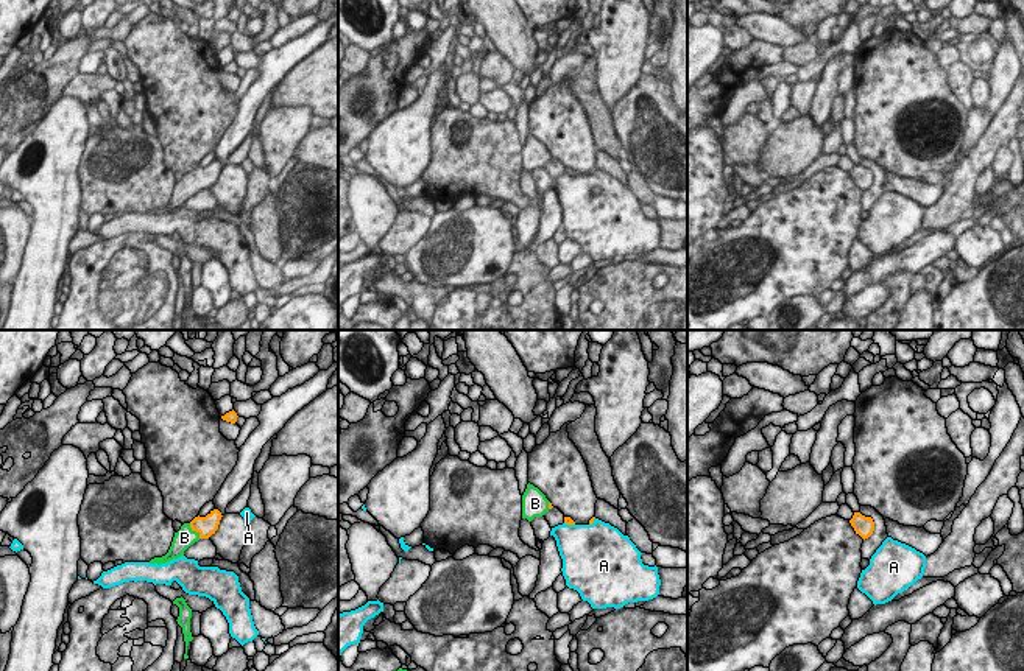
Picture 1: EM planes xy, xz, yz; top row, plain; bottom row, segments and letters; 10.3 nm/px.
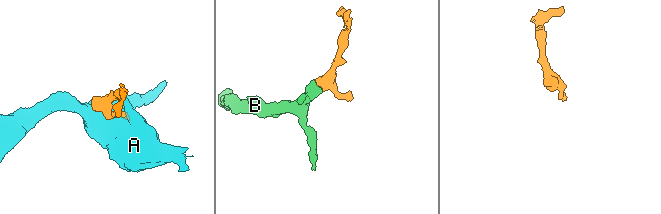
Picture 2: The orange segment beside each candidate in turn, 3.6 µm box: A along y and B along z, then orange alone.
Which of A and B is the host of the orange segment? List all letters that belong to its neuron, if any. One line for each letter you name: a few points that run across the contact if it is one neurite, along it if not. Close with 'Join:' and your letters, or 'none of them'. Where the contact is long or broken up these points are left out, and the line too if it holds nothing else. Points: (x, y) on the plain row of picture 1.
B: line xy (206, 178), (195, 181), (184, 189)
Join: B

